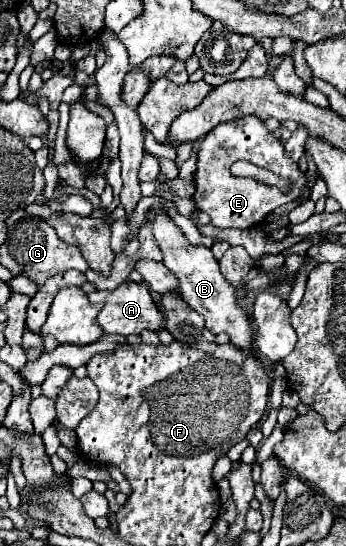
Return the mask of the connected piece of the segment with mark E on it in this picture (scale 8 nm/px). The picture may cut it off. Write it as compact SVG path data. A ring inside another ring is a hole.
M244 117L242 121L230 121L230 125L218 125L218 129L212 129L206 137L206 141L200 147L198 155L198 169L194 175L196 193L194 201L200 207L200 211L208 213L214 227L220 229L250 229L264 221L266 215L270 215L276 207L286 205L290 201L298 201L306 189L308 173L300 171L296 161L290 161L286 157L284 145L280 139L276 139L264 125L264 121L258 121L258 117ZM234 161L250 161L256 167L268 169L282 177L292 177L294 189L284 195L276 187L264 185L256 179L244 179L244 177L232 177L230 167Z

